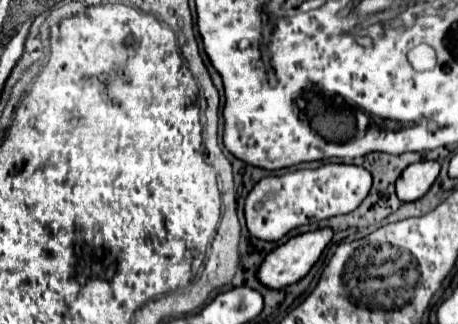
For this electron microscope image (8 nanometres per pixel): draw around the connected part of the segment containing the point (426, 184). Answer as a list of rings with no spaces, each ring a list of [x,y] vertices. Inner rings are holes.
[[[421,160],[407,166],[397,178],[397,196],[401,202],[415,202],[431,188],[433,180],[439,174],[439,162]]]

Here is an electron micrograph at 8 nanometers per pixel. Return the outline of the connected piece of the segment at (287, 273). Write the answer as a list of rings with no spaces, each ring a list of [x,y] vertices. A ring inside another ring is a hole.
[[[319,228],[313,232],[293,236],[291,240],[287,240],[285,244],[277,246],[273,252],[267,254],[263,264],[257,268],[257,280],[271,290],[281,290],[281,288],[287,288],[287,286],[299,282],[301,278],[305,278],[309,274],[313,264],[321,258],[321,254],[323,254],[325,246],[331,242],[331,238],[333,238],[331,228]]]

